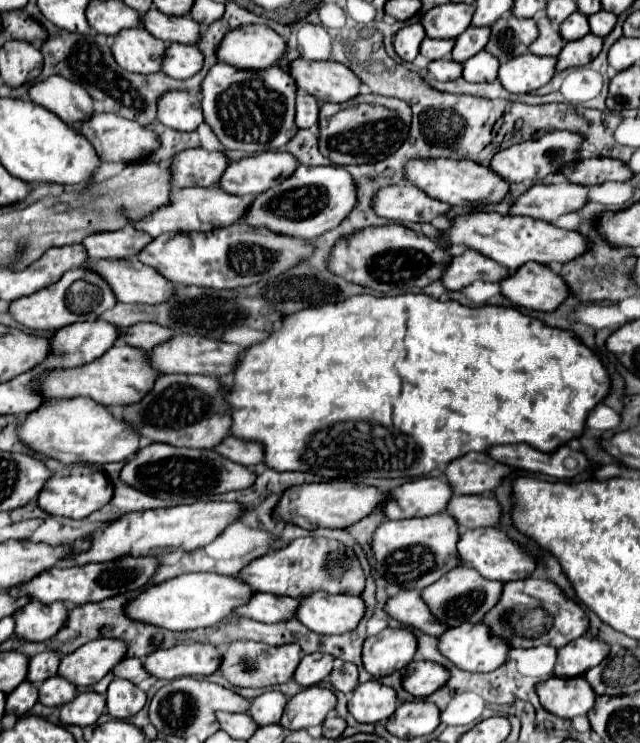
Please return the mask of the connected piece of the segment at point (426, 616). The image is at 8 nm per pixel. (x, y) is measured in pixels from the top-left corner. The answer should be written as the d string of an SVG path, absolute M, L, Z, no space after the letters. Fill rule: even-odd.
M401 590L395 596L387 598L383 610L389 618L395 618L403 626L417 628L429 636L439 636L447 630L445 624L435 622L433 614L429 612L429 608L423 604L419 592L415 592L415 590L407 590L407 592Z

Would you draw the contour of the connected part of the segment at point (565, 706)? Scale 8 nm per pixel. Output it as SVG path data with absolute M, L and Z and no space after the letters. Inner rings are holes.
M583 676L579 678L549 678L535 684L541 706L561 718L587 714L595 704L595 692Z

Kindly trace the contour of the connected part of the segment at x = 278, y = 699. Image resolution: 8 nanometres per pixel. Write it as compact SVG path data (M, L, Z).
M265 692L251 700L249 714L257 724L277 724L283 714L285 702L287 698L281 692Z

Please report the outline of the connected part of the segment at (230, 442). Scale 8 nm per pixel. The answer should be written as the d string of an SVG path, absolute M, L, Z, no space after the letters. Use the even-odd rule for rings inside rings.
M227 436L223 438L223 442L219 446L215 446L215 450L225 456L231 462L243 464L243 466L255 466L263 460L263 448L255 442L243 442L239 438Z

